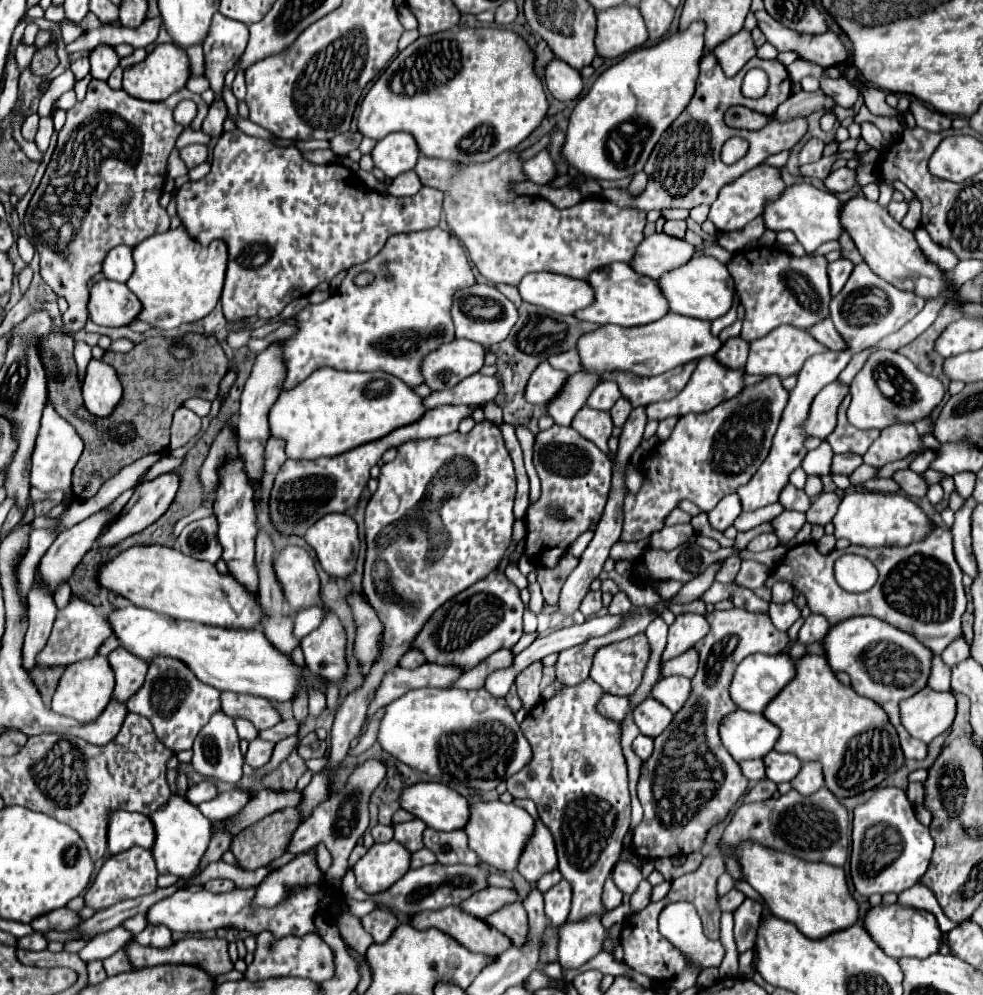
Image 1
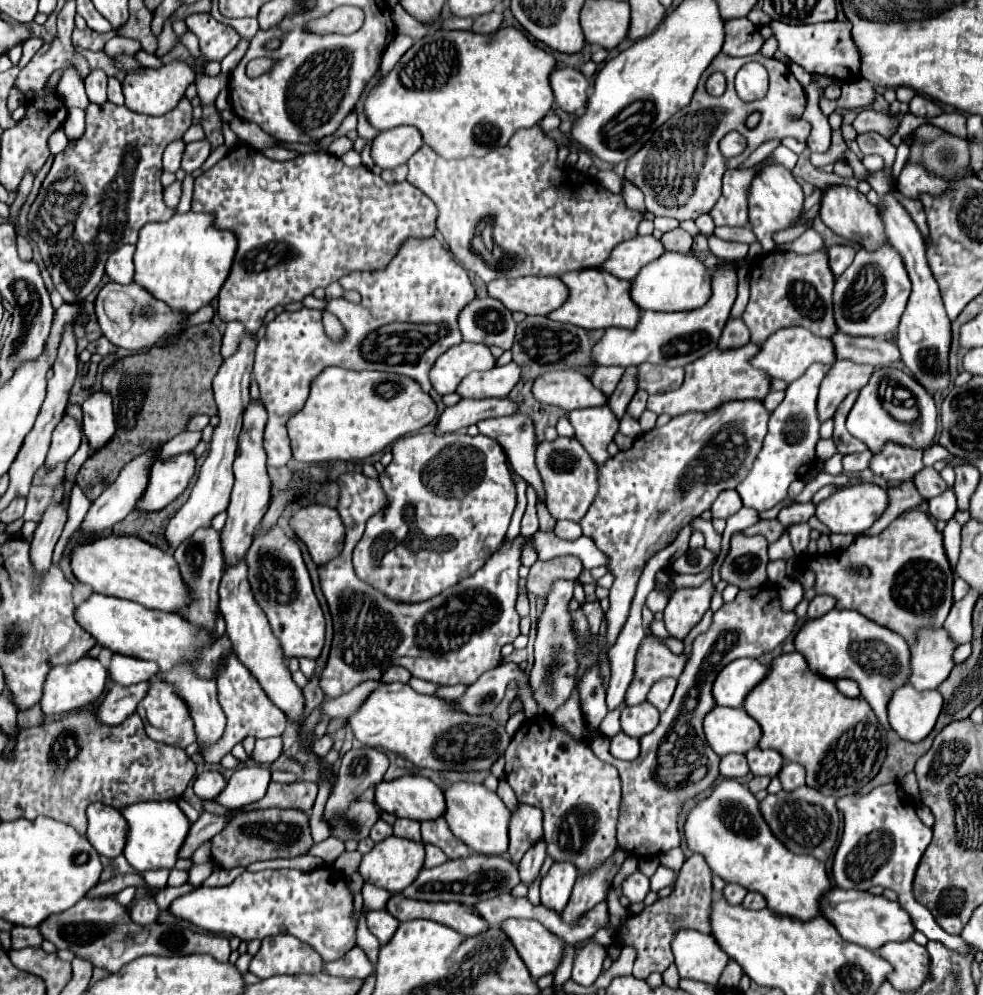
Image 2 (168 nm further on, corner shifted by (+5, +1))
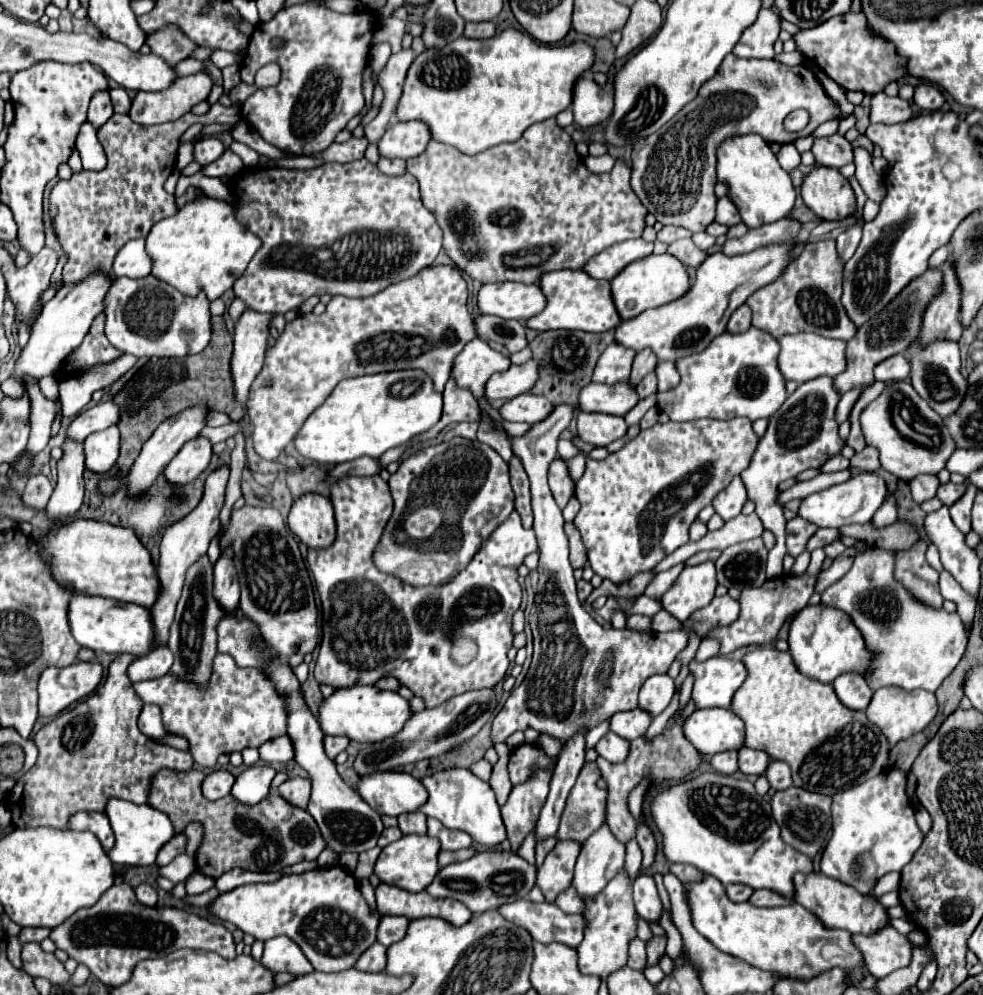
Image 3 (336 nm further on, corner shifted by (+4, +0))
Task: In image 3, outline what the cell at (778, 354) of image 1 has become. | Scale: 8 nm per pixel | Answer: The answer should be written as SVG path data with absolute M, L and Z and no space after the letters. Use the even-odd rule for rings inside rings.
M800 332L800 334L786 334L778 342L780 342L778 370L782 372L786 380L794 380L802 384L818 376L836 376L846 368L846 360L844 360L846 342L842 340L824 338L820 334L810 334L810 332Z

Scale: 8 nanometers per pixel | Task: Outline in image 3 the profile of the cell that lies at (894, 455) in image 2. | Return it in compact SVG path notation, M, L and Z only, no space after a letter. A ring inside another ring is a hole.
M920 474L908 482L908 486L912 490L912 498L916 504L922 504L928 498L934 498L938 484L940 484L938 478L932 474Z

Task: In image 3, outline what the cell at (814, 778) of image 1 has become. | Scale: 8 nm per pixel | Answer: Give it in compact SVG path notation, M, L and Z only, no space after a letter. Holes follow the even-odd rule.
M772 760L766 770L766 778L774 790L786 790L792 786L792 770L786 762Z

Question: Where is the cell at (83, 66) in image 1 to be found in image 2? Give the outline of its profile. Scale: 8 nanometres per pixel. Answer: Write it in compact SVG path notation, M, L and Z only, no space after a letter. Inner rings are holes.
M71 69L65 73L65 77L61 77L61 81L59 81L59 93L67 101L65 103L67 107L79 107L79 109L85 111L87 105L89 105L83 81L79 81L79 77L75 75L75 71L71 71Z

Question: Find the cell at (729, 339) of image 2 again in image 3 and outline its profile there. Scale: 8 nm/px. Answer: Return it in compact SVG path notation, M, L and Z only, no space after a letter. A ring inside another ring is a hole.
M740 306L732 316L730 316L730 320L728 320L728 326L726 326L726 330L730 332L730 334L742 334L742 332L746 332L752 324L750 324L750 308L748 306Z

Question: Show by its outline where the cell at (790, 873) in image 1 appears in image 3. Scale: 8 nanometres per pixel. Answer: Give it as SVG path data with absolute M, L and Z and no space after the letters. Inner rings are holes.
M700 772L694 778L680 782L672 788L660 788L652 800L652 822L664 838L664 854L670 862L692 864L698 870L716 876L724 886L738 882L756 888L768 888L778 892L784 898L794 900L794 874L812 874L812 860L804 854L798 854L792 846L786 846L780 838L780 828L772 818L770 804L754 790L754 784L748 780L736 780L722 776L718 772Z

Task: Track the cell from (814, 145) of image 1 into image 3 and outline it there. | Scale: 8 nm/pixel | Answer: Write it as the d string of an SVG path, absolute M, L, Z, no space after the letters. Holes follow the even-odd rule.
M838 134L828 138L816 138L812 152L816 156L816 162L828 168L840 168L854 162L854 148Z

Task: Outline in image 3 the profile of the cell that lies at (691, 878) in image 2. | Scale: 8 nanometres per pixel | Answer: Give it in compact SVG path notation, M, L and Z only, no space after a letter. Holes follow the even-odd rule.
M652 936L646 942L646 954L648 954L648 962L646 966L656 966L660 962L660 958L666 954L666 936Z

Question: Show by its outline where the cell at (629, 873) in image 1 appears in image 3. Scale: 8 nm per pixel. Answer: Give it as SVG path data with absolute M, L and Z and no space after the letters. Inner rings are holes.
M640 874L634 880L634 904L636 904L636 912L644 918L644 920L658 920L660 912L662 912L662 902L658 898L656 892L656 884L654 878L648 874Z

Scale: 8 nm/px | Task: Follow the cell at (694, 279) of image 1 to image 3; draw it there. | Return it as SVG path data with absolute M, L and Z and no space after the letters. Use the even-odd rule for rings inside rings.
M650 254L648 258L642 258L638 262L630 264L628 268L624 268L622 274L618 274L612 280L614 304L616 304L616 310L618 310L618 314L620 314L622 320L634 318L642 310L658 308L658 306L664 306L668 302L674 302L680 296L684 296L686 290L690 290L688 270L672 254L660 254L660 256L658 254Z

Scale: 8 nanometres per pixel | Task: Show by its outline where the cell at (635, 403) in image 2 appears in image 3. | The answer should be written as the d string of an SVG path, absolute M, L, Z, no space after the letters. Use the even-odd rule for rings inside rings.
M648 374L648 376L636 386L636 394L638 394L640 400L656 394L656 374Z

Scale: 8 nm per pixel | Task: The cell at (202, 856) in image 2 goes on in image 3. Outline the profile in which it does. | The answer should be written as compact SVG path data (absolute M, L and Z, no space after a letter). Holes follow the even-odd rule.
M191 822L184 830L187 837L186 853L195 858L197 851L202 844L204 829L198 822Z

